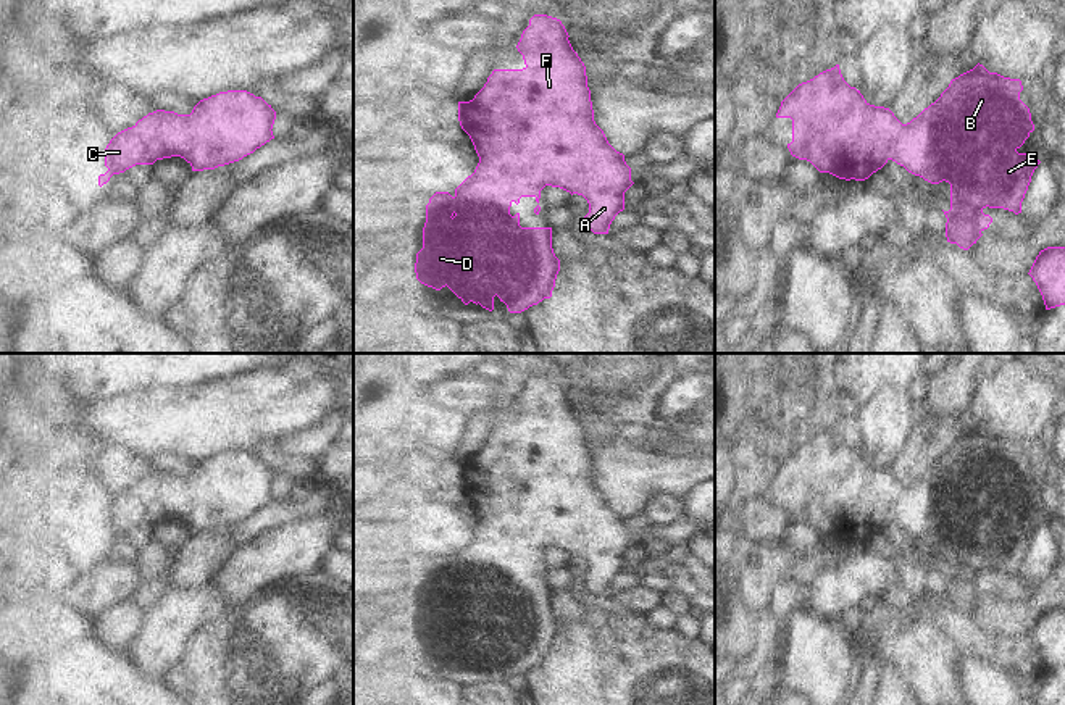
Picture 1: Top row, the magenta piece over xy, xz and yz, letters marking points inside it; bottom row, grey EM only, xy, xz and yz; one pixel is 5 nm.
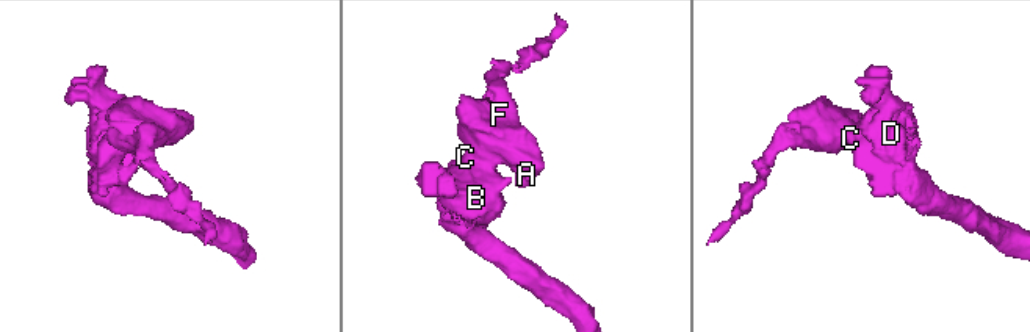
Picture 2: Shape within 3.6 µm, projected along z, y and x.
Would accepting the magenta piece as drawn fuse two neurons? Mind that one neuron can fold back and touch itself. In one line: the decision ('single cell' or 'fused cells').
single cell

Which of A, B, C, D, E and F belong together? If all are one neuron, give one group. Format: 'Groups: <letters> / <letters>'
Groups: A B C D E F.

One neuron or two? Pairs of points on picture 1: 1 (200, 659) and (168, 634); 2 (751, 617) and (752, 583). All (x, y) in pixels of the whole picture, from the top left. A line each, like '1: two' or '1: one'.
1: two
2: two

